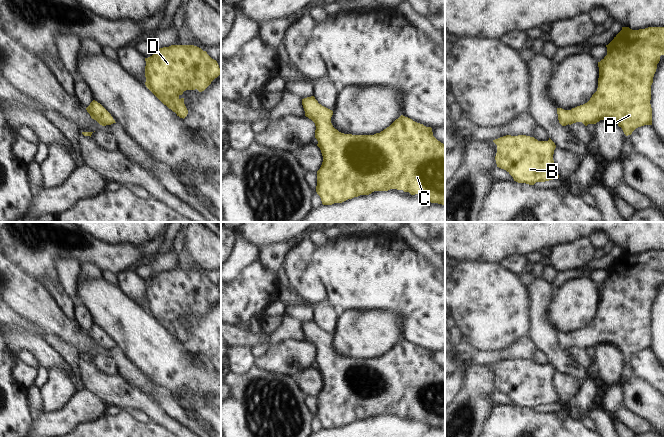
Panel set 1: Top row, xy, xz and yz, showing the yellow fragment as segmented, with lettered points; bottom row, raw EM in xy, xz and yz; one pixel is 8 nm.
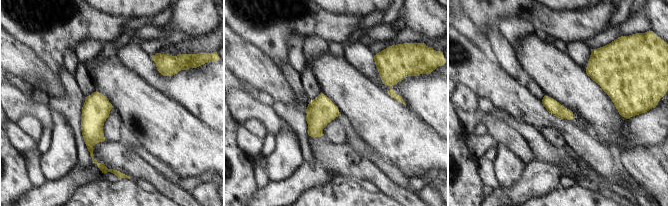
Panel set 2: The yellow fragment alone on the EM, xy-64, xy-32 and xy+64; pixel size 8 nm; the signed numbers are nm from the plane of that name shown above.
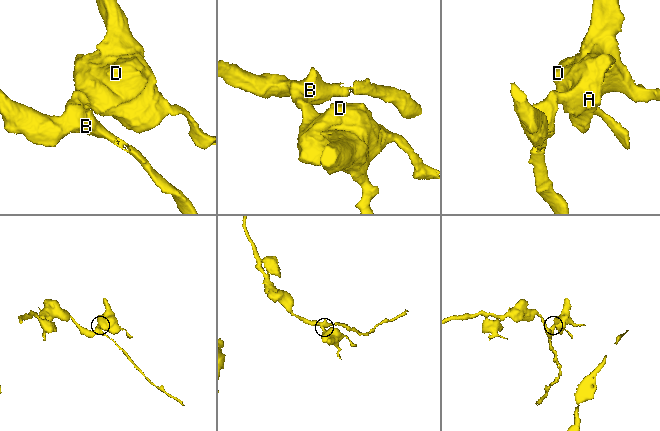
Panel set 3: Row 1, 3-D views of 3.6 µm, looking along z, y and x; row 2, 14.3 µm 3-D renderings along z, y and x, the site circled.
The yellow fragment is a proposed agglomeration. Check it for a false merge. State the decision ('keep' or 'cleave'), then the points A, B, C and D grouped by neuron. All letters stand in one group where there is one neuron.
keep | A B C D

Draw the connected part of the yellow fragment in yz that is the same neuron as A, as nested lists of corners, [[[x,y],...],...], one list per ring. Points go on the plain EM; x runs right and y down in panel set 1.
[[[622,251],[606,271],[607,279],[598,286],[597,315],[583,329],[571,334],[557,332],[558,344],[562,350],[576,346],[587,350],[608,343],[617,347],[628,360],[638,351],[652,349],[651,309],[660,280],[664,279],[664,251],[639,254]]]

